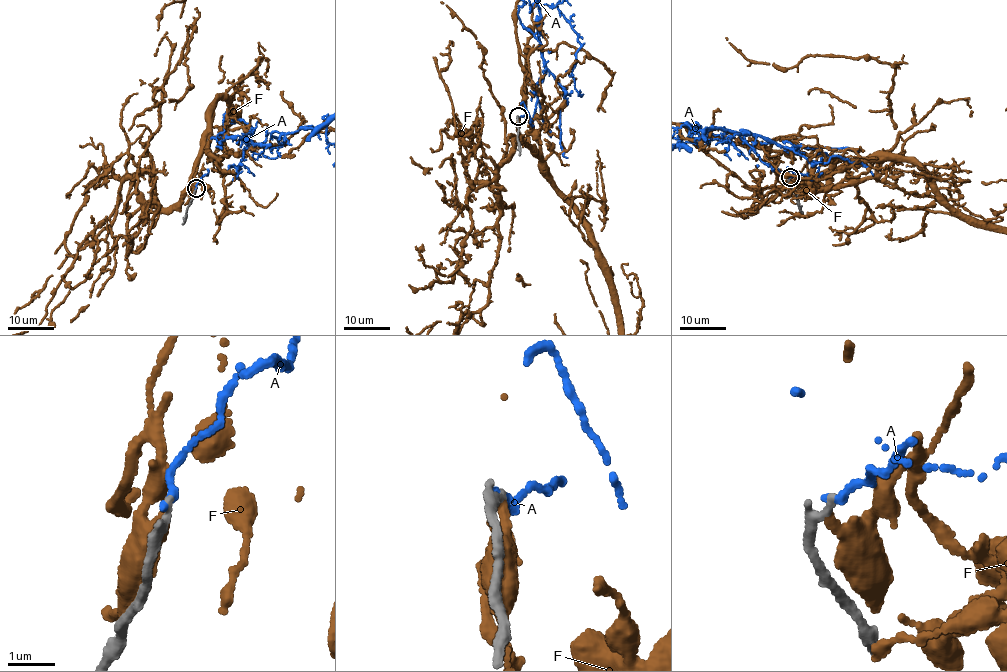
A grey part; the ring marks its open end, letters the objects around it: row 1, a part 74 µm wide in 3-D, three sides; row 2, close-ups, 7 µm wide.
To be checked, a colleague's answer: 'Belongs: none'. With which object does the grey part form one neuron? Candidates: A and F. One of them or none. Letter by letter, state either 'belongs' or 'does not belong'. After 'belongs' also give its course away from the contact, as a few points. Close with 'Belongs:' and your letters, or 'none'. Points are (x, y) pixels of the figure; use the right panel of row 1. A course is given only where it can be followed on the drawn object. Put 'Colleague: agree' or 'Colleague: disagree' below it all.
A: does not belong
F: does not belong
Belongs: none
Colleague: agree

